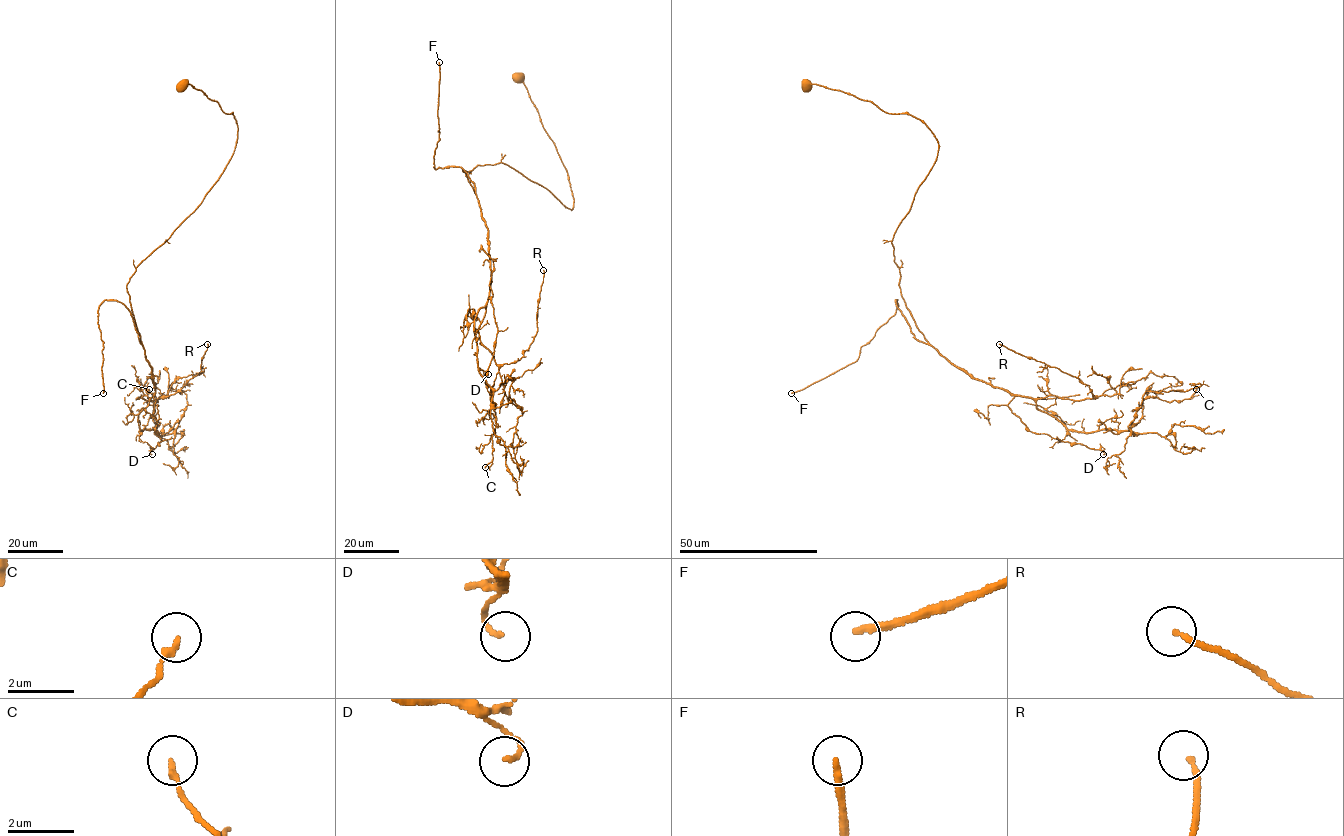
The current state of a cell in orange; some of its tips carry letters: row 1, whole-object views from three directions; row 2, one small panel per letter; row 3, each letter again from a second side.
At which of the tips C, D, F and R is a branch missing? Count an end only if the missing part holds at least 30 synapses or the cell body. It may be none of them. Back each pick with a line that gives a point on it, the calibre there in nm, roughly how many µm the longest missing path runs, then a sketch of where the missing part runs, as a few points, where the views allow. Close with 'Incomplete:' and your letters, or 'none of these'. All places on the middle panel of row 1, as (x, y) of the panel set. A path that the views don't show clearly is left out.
F: Place: (439, 62). Thickness 200 nm. Missing length about 300 µm
Incomplete: F

